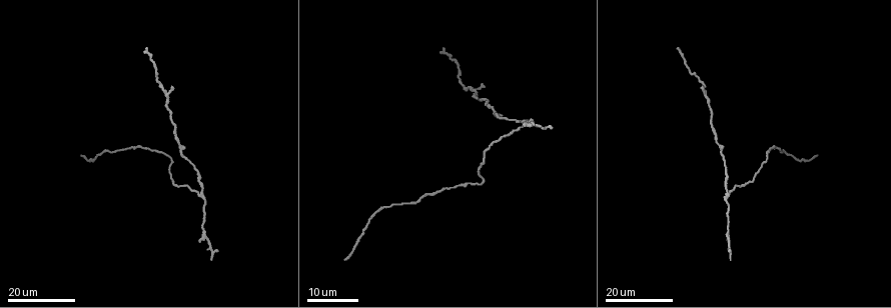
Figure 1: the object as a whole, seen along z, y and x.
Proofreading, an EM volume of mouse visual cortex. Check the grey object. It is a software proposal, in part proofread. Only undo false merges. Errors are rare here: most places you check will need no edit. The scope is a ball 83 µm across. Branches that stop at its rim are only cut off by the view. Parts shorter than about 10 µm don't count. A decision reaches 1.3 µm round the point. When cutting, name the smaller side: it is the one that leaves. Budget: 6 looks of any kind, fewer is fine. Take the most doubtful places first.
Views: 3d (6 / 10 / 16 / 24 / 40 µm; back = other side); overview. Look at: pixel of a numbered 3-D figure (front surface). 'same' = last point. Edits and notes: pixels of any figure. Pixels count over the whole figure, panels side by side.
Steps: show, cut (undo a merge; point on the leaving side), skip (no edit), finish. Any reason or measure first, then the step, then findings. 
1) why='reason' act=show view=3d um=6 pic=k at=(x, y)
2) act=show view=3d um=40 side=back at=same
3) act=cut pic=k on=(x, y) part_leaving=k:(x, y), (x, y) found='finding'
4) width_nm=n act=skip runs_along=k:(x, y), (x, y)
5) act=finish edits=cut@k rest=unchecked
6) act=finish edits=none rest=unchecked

act=show view=3d um=24 pic=1 at=(200, 194)

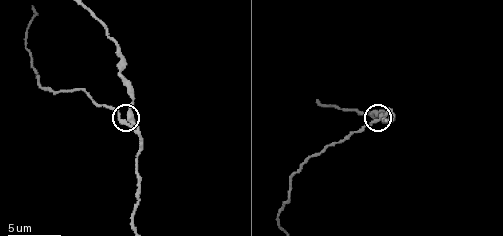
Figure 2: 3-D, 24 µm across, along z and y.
why='closer look' act=show view=3d um=10 pic=2 at=(129, 116)

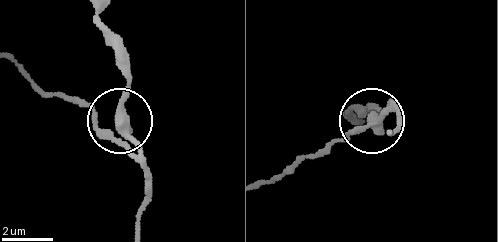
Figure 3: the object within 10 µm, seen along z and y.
act=show view=3d um=10 side=back pic=3 at=(123, 127)

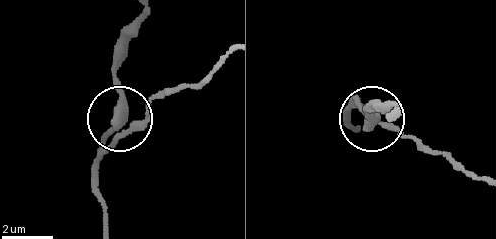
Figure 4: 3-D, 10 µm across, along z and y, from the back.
act=skip runs_along=4:(420, 145), (347, 109) found='one cell here'

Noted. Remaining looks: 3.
why='arms run side by side' act=show view=3d um=10 pic=2 at=(391, 122)

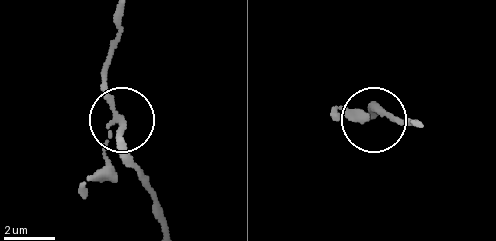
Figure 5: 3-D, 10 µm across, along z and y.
act=skip runs_along=5:(121, 10), (108, 100), (121, 126), (123, 158), (138, 175) found='continuous, no second cell'

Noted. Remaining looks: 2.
act=finish edits=none rest=unchecked

